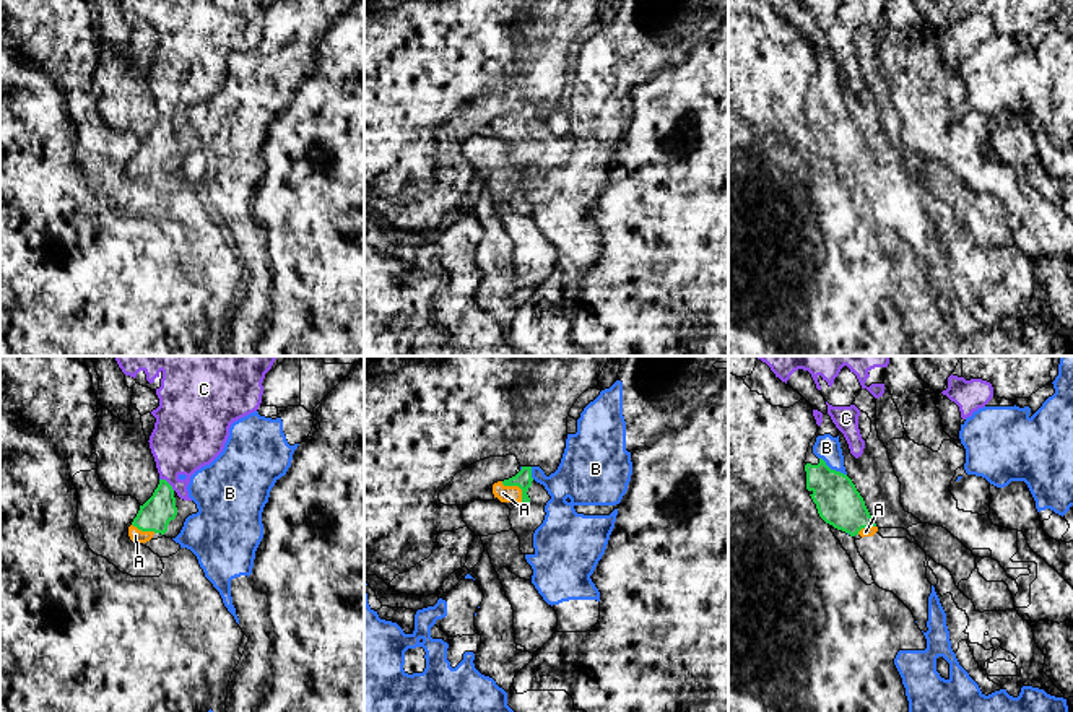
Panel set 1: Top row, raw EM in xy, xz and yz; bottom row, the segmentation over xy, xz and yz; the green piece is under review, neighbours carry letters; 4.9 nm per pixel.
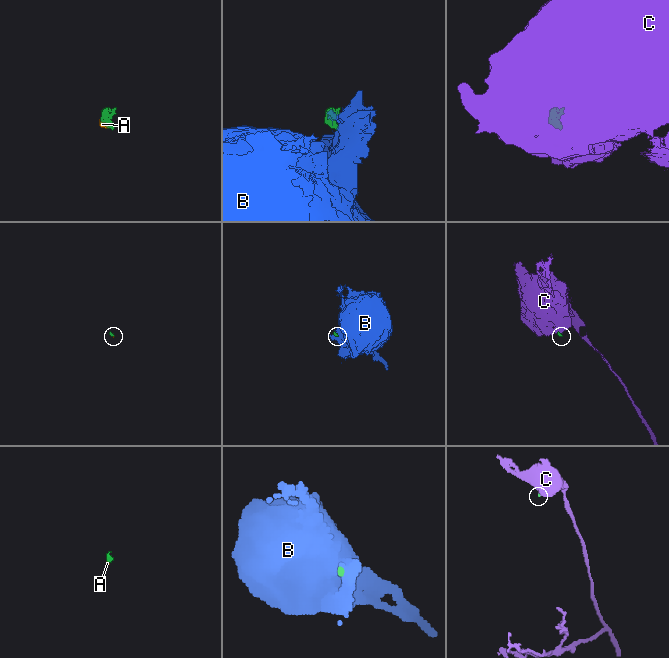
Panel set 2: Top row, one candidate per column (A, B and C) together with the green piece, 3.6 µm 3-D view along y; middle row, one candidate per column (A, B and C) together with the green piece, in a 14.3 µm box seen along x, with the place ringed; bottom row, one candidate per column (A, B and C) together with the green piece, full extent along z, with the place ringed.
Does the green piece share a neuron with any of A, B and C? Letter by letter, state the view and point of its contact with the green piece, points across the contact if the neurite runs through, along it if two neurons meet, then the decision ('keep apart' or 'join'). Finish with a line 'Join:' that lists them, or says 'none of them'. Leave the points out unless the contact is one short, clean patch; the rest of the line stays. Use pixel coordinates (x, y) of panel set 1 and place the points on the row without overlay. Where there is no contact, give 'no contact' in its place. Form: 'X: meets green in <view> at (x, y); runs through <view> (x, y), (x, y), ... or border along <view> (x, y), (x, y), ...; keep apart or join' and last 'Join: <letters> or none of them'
A: meets green in xz at (517, 121); runs through xz (524, 114), (517, 121), (503, 129); join
B: meets green in yz at (833, 106); border along yz (820, 93), (831, 104), (846, 111); keep apart
C: meets green in xy at (168, 119); border along xy (161, 114), (174, 125); keep apart
Join: A

